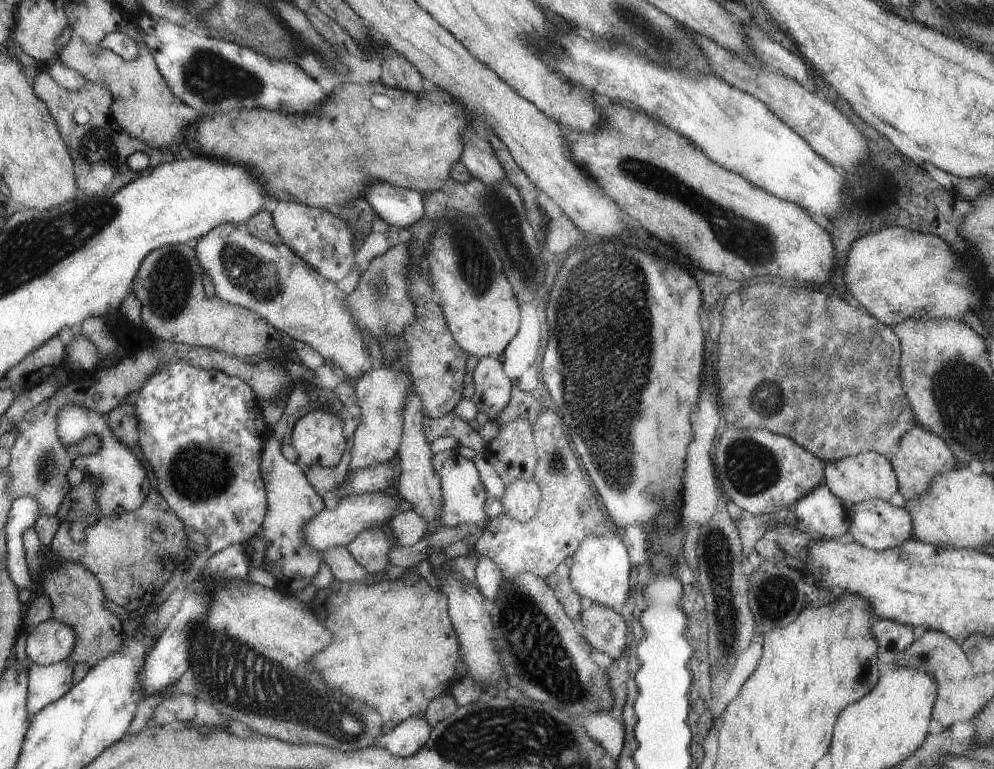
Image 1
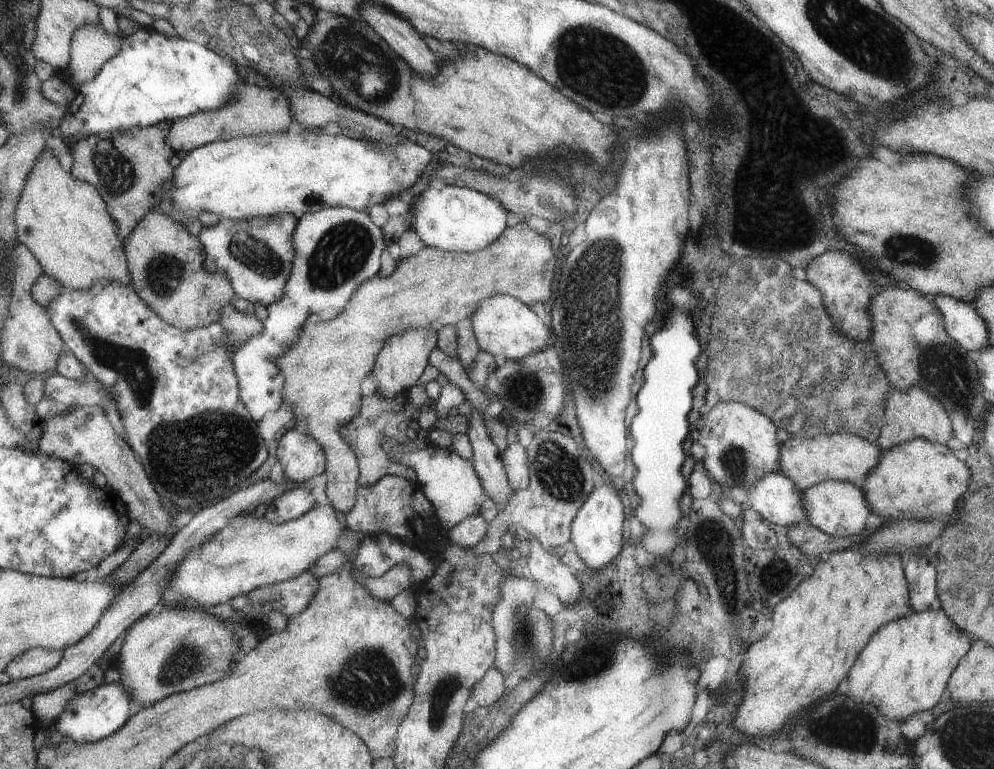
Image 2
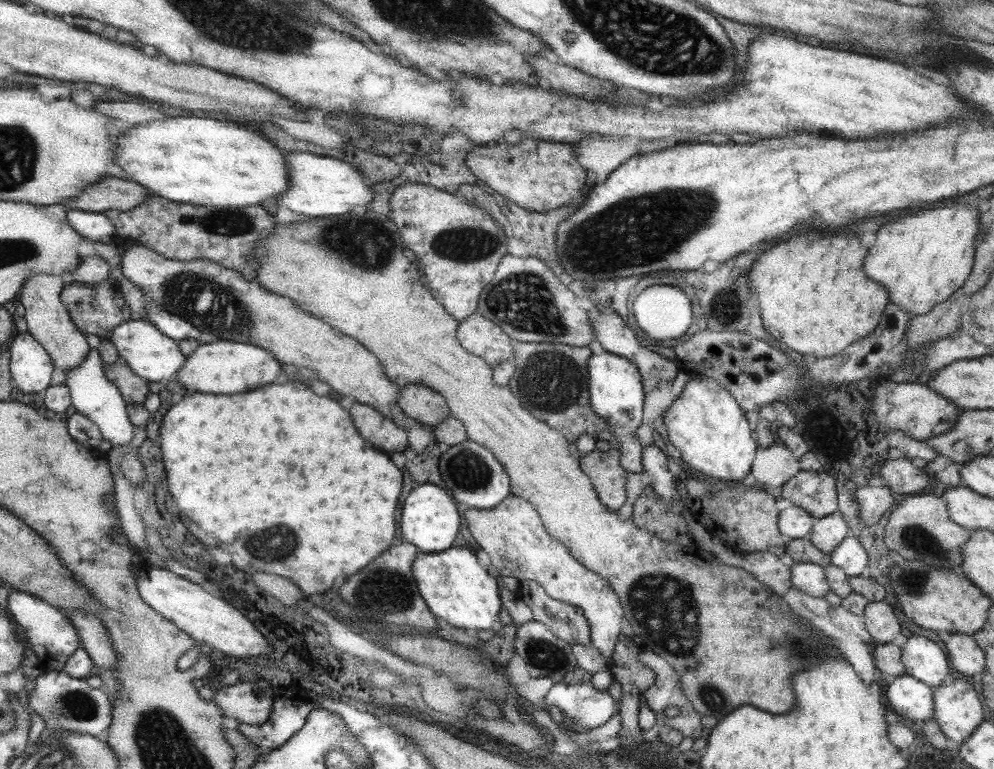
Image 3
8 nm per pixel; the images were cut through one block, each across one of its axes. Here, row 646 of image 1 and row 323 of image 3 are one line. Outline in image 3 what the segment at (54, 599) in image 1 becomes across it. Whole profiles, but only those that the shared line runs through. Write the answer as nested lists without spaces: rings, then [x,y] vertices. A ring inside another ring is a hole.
[[[101,241],[93,244],[94,248],[111,266],[110,277],[97,284],[77,283],[69,281],[62,292],[62,301],[68,307],[69,314],[72,315],[73,322],[83,334],[95,334],[98,337],[108,339],[112,335],[112,330],[122,322],[128,321],[129,307],[125,303],[119,278],[115,276],[115,270],[121,268],[121,251],[123,248],[114,243],[103,243]]]

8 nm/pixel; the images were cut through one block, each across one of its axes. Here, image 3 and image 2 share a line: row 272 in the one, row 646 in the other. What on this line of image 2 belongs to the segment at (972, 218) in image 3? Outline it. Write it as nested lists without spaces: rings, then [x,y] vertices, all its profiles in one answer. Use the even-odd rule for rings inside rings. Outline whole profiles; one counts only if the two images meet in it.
[[[941,608],[914,612],[911,616],[901,617],[881,626],[877,634],[873,634],[873,642],[861,650],[861,658],[857,658],[857,666],[849,670],[847,697],[854,701],[871,705],[886,719],[903,722],[917,711],[934,707],[941,692],[947,687],[948,678],[955,670],[959,660],[968,652],[973,638],[971,635],[955,626],[952,619]]]

